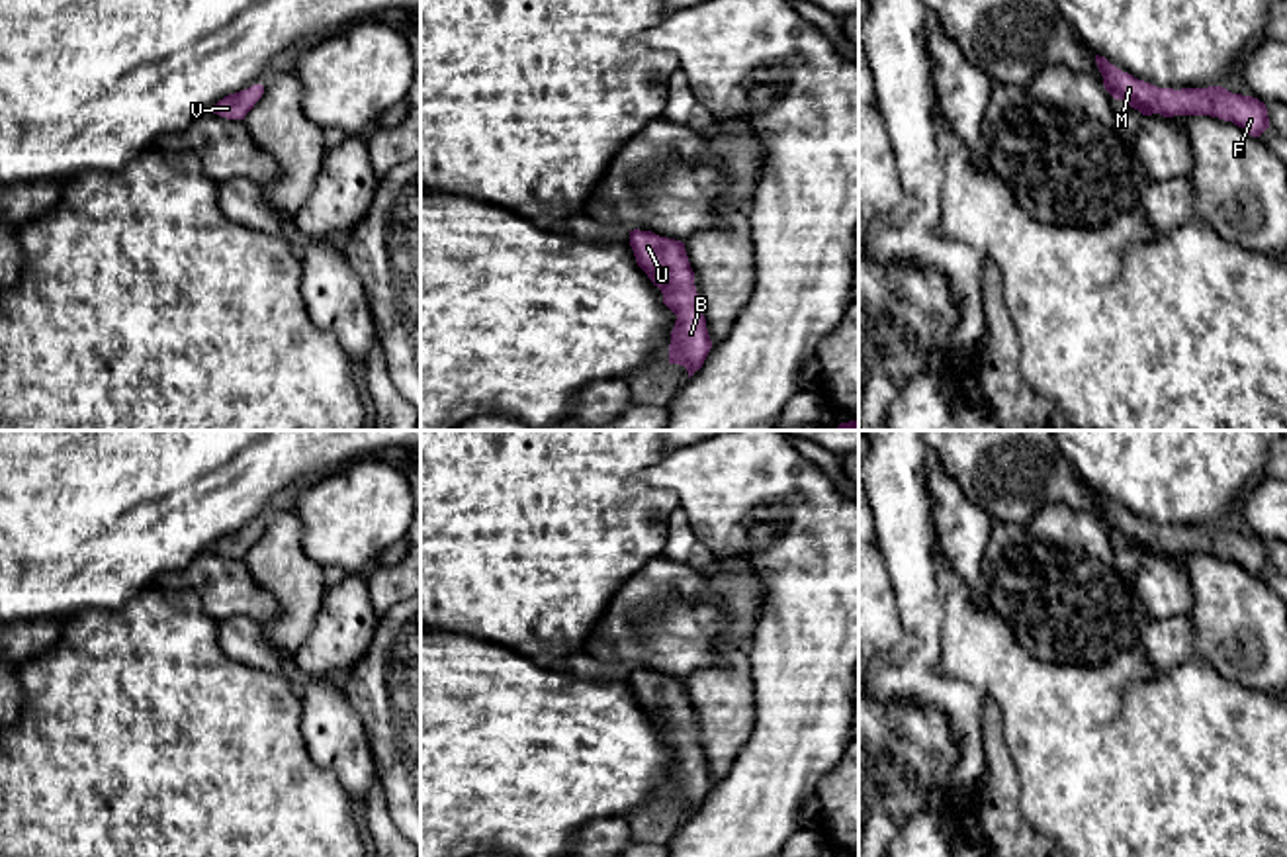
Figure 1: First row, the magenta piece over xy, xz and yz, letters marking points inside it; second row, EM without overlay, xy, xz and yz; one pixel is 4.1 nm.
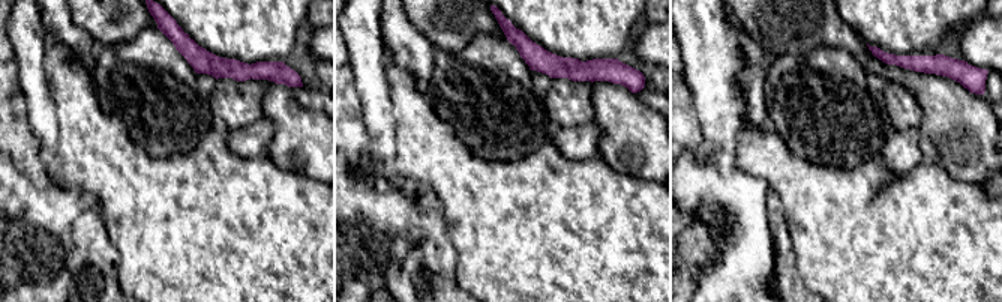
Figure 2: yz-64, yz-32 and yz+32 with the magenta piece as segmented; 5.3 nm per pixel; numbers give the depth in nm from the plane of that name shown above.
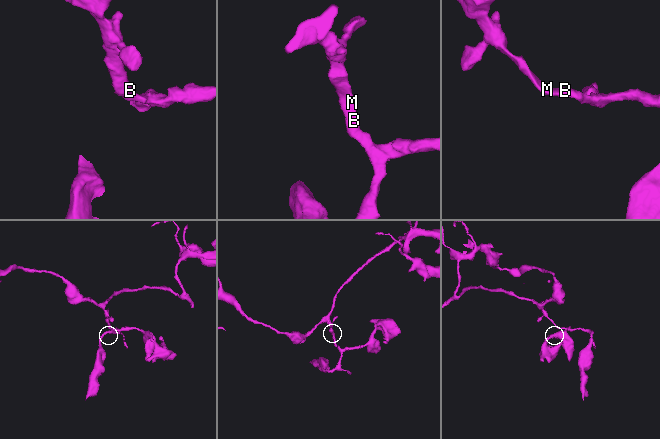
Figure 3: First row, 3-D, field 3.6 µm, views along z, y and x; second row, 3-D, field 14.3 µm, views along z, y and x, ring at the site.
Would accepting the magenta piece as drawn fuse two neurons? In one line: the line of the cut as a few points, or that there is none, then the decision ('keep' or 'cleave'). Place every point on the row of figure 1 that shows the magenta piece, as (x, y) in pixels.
no cut; keep

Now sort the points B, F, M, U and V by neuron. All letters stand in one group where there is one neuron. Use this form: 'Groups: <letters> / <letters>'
Groups: B F M U V

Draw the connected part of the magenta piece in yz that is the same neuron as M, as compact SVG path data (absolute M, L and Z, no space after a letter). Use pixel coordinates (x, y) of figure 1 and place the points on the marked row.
M1095 55L1095 63L1103 76L1105 90L1142 115L1211 115L1232 121L1252 137L1260 137L1269 127L1267 108L1258 98L1232 94L1222 86L1181 90L1158 88L1123 72L1105 57Z

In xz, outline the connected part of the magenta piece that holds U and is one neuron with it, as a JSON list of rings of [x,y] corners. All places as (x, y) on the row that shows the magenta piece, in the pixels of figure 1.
[[[630,231],[638,266],[663,293],[663,303],[677,315],[671,331],[669,364],[685,366],[688,378],[702,368],[712,340],[698,307],[694,272],[685,243],[651,231]]]

